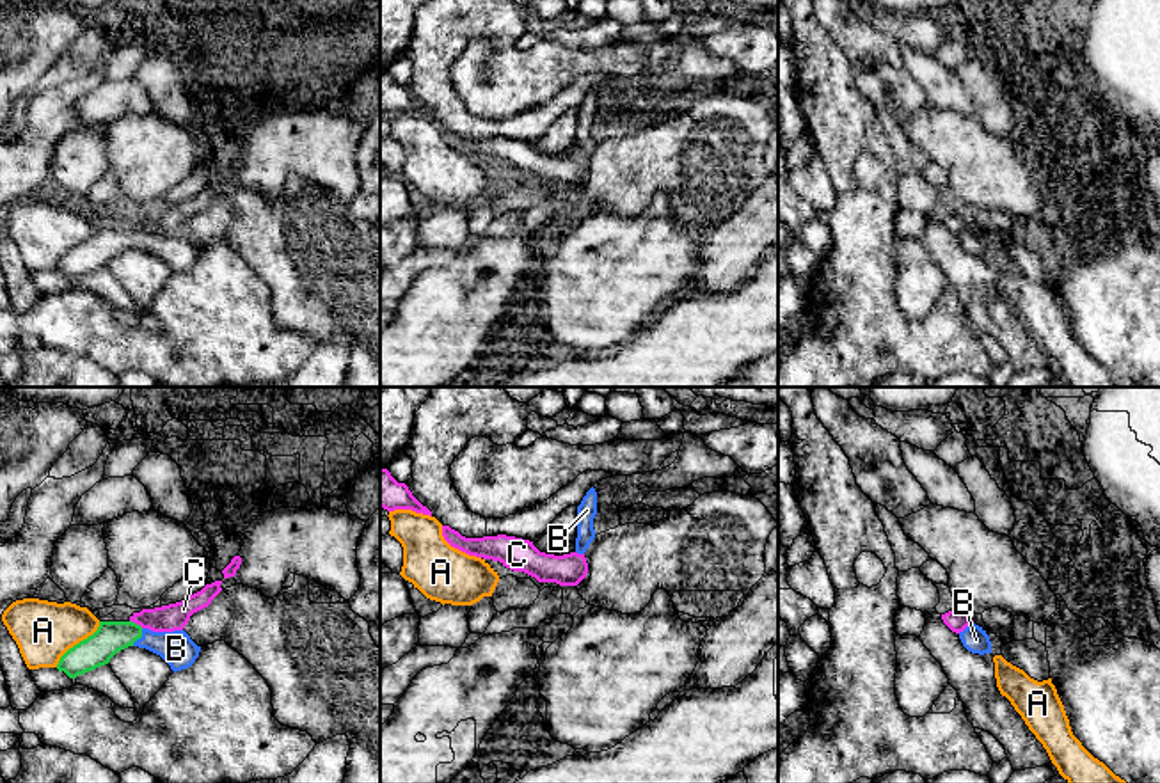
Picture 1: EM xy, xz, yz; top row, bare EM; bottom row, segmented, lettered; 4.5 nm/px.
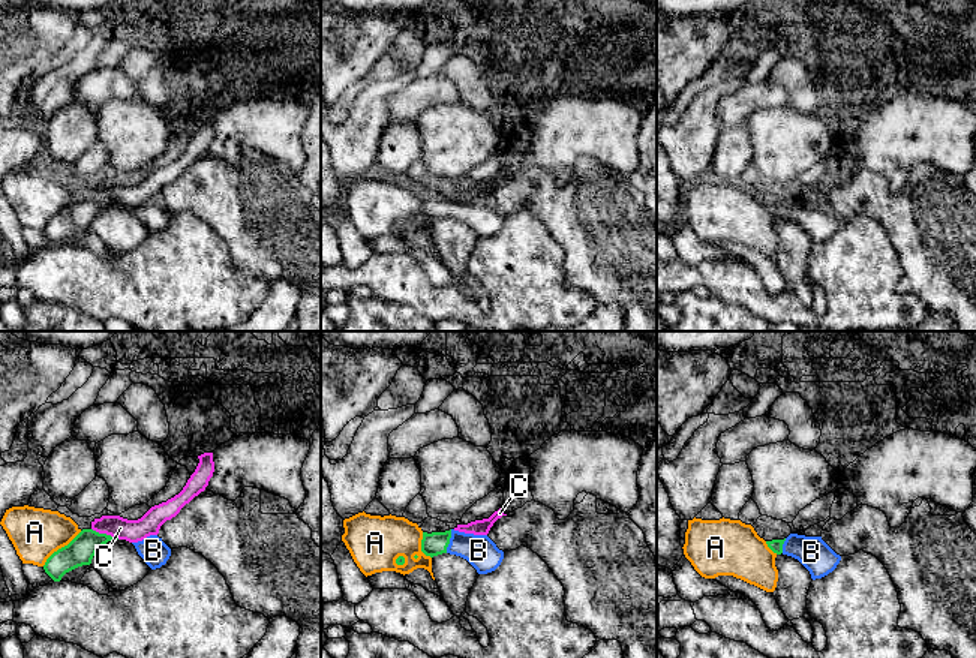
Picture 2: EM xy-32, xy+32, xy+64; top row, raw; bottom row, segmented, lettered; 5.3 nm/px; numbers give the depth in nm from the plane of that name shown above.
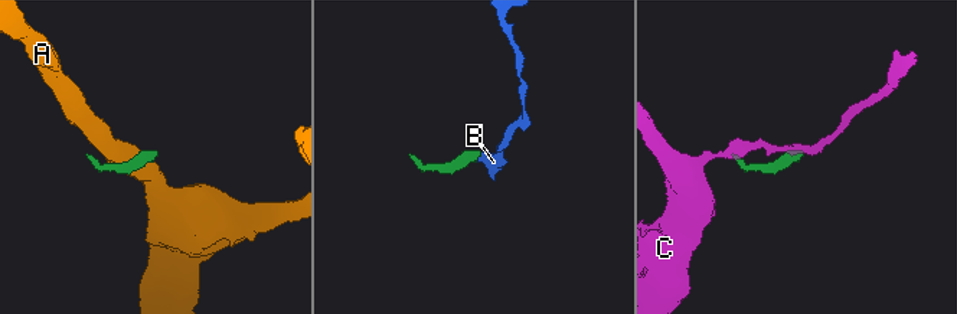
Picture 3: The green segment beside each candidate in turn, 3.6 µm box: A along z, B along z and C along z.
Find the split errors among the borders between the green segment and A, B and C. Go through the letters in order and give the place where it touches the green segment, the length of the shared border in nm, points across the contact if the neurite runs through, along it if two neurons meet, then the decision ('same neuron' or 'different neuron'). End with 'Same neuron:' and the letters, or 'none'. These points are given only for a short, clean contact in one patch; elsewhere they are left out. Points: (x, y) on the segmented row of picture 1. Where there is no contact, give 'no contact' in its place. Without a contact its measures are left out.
A: meets green in xy at (79, 643); contact 300 nm long; different neuron
B: meets green in xy at (139, 638); contact 90 nm long; runs through xy (96, 650), (111, 638), (139, 638), (176, 648); same neuron
C: meets green in xy at (135, 624); contact 70 nm long; border along xy (130, 620), (143, 627); different neuron
Same neuron: B

